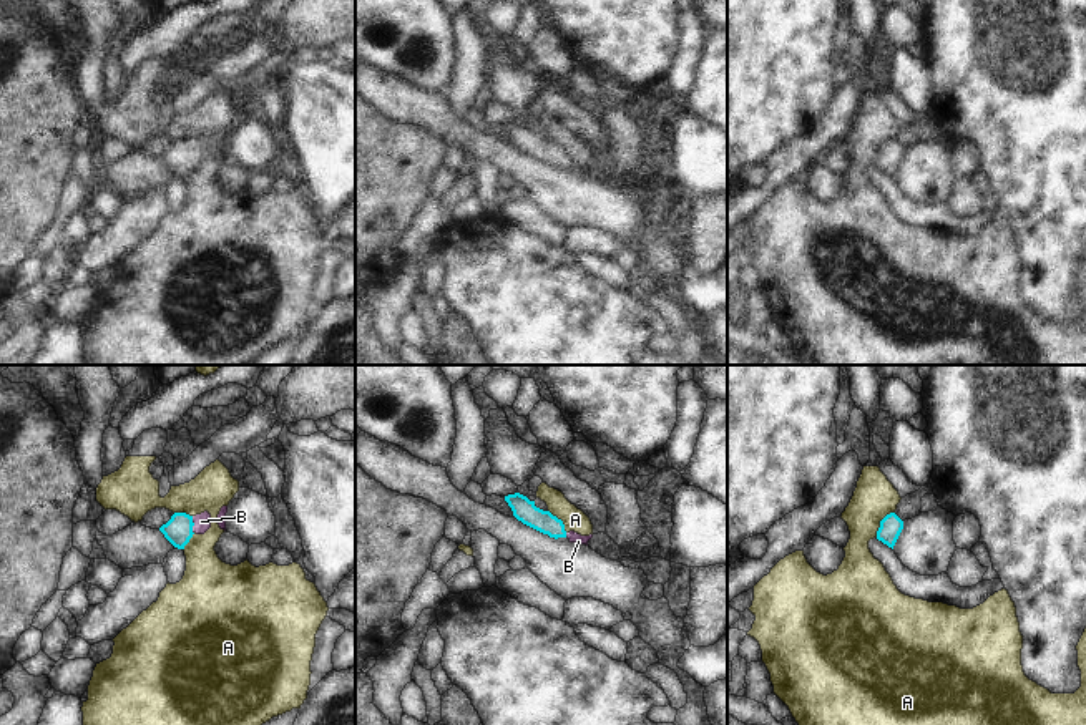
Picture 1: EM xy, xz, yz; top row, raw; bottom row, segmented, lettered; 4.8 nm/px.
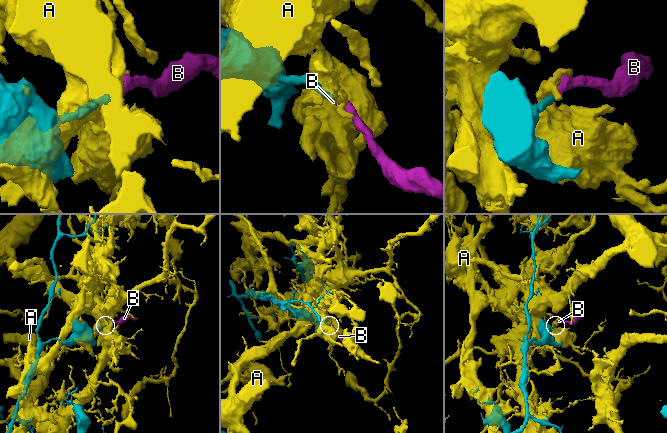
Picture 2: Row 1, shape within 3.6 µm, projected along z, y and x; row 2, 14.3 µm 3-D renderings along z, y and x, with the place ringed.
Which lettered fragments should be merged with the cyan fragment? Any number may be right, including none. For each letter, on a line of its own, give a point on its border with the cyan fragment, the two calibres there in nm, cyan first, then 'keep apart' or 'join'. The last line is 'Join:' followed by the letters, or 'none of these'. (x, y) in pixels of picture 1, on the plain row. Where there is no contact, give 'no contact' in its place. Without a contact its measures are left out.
A: contact yz (880, 151); calibres 110 and 200 nm; keep apart
B: contact xy (193, 153); calibres 140 and 80 nm; join
Join: B

